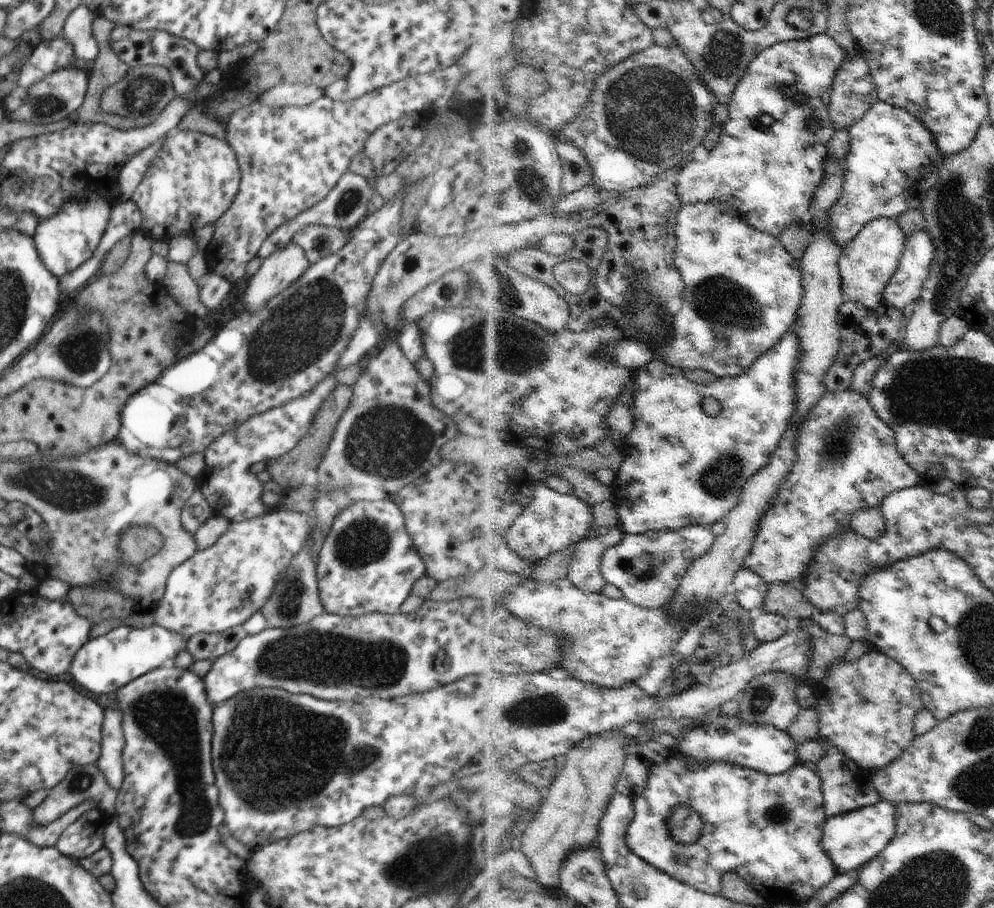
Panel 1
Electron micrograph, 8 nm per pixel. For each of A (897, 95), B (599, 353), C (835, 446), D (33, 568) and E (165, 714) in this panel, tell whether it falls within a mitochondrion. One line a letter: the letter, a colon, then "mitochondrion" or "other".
A: other
B: other
C: mitochondrion
D: other
E: mitochondrion

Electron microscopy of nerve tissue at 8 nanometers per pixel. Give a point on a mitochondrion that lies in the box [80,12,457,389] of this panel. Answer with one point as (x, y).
(145, 92)

